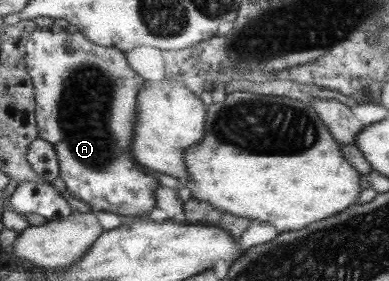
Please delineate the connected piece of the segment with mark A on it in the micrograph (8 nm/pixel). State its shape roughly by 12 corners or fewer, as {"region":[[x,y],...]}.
{"region":[[73,25],[26,44],[39,137],[94,212],[146,214],[143,78]]}

